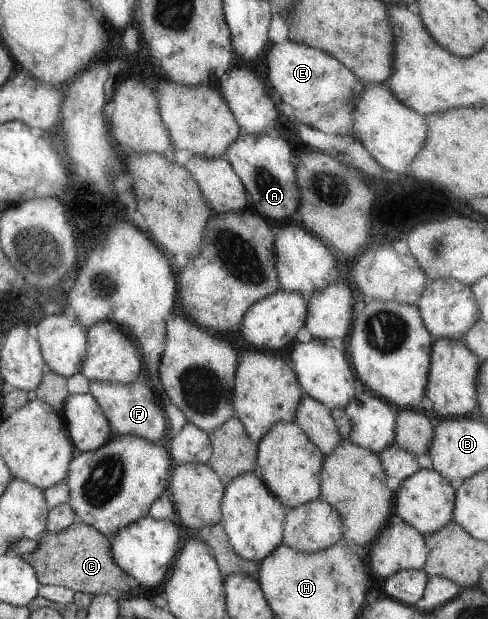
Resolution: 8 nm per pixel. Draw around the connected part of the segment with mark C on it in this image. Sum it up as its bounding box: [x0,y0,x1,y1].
[22,521,129,597]

